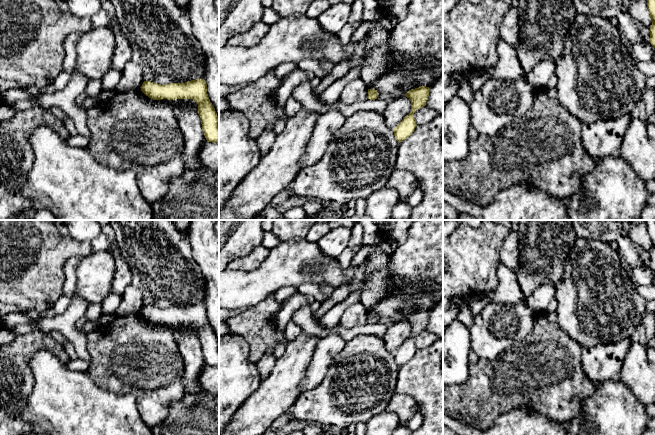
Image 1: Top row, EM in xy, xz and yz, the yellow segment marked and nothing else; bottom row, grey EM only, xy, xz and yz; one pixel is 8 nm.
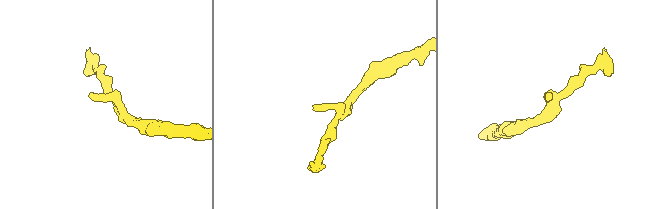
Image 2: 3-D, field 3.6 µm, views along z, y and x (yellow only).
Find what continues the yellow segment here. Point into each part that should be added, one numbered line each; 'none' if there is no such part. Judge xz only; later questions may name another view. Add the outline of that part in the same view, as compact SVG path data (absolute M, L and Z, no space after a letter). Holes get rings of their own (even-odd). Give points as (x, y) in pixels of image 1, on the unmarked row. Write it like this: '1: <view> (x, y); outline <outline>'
none

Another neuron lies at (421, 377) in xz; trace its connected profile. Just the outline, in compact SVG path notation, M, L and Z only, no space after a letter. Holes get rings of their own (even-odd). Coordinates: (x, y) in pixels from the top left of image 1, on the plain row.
M443 338L428 348L417 349L414 356L399 367L396 392L412 396L423 416L422 425L412 435L443 435Z

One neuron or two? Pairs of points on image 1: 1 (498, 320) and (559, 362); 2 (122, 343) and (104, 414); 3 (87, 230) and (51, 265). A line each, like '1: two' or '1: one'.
1: two
2: two
3: two

